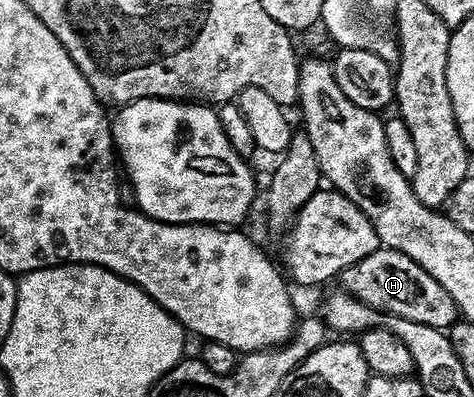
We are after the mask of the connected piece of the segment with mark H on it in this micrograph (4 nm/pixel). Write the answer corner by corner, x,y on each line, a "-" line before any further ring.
381,248
370,252
370,256
358,260
358,264
340,273
338,282
359,302
365,302
370,308
383,313
393,314
396,318
414,320
443,331
458,321
458,311
450,292
446,292
446,288
442,288
442,284
438,284
438,280
434,280
426,268
397,250

